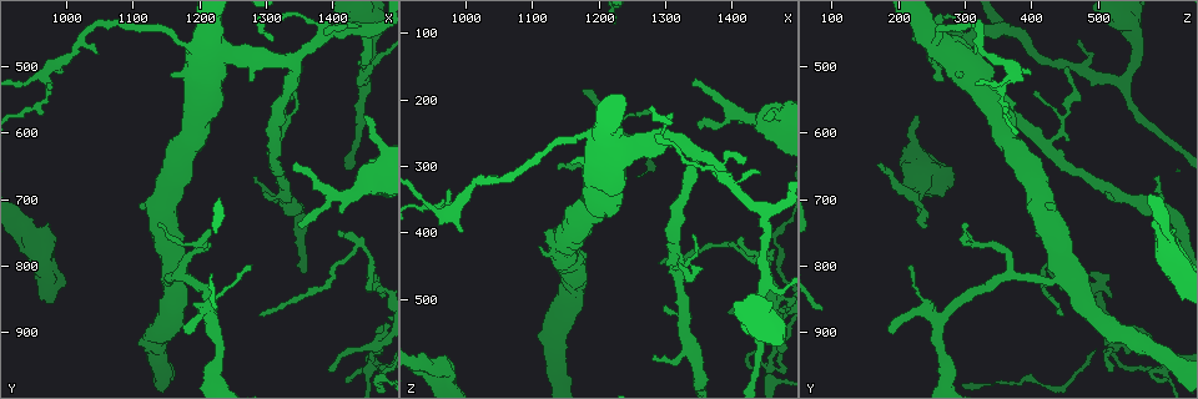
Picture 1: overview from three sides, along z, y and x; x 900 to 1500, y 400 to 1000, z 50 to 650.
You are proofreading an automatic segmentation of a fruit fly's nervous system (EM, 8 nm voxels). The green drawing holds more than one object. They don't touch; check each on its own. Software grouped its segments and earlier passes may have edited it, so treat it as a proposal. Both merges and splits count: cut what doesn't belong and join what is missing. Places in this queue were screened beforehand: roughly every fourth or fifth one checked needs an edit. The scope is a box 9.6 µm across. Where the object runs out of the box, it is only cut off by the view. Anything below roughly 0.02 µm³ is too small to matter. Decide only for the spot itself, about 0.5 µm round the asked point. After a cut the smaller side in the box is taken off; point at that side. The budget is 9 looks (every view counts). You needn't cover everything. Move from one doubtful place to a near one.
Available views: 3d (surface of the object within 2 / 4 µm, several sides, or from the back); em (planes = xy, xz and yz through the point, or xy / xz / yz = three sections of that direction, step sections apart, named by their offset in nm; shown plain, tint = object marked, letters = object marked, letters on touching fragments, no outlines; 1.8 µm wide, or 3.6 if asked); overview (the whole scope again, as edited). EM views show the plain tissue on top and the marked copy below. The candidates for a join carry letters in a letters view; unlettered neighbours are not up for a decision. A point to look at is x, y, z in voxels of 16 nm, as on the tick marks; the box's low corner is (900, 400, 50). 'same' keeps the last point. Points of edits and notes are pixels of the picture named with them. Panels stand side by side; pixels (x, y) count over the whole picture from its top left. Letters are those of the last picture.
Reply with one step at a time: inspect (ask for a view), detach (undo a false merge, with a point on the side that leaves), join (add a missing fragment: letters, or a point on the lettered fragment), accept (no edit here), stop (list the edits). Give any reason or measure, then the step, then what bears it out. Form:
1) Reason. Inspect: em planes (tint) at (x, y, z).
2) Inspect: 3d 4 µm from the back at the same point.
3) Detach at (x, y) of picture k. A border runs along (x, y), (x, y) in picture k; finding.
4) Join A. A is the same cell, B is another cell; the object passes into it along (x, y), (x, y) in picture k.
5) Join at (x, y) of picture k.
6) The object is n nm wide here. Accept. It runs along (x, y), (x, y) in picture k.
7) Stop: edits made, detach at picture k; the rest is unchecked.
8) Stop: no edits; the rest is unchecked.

An open end. Inspect: em xz step 4 (letters) at (1445, 575, 230).

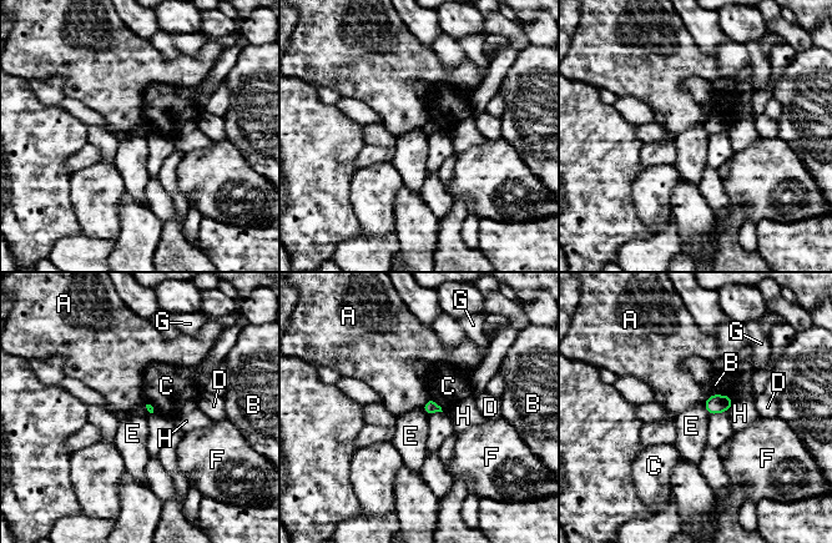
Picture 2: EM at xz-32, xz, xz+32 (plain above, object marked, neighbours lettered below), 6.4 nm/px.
Cut it another way. Inspect: em planes (letters) at the same point.

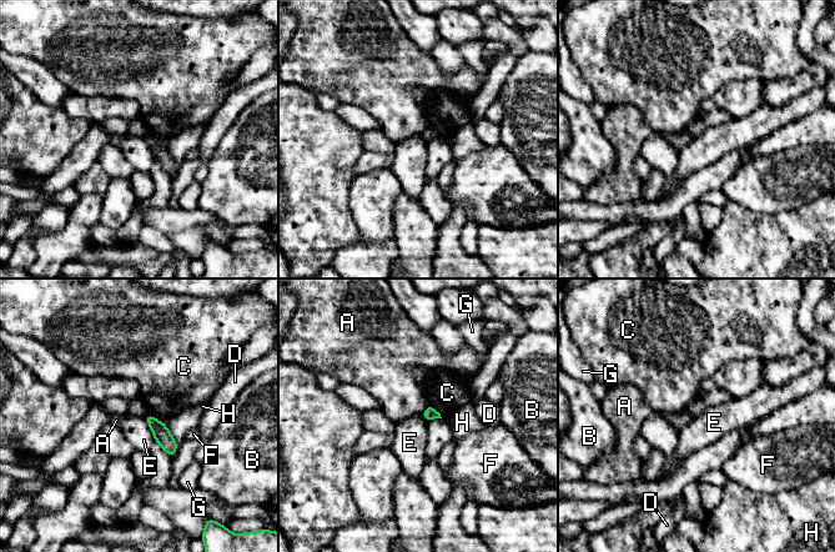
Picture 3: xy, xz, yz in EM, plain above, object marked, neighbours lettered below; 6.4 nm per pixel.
The longest contact is with H, 180 nm. Accept. A, B, C, D, E, F, G and H are other cells; none of them fits.

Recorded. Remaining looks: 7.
Branch stops here. Inspect: em xy step 8 (letters) at (1340, 655, 175).

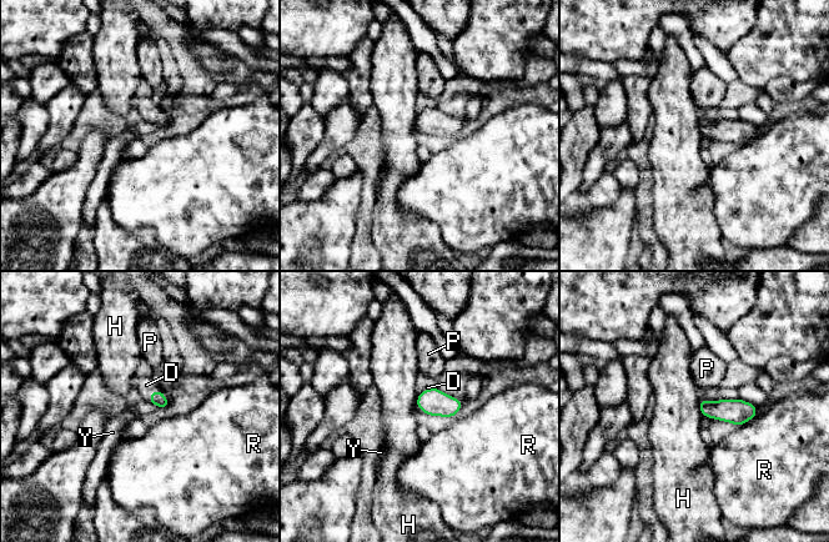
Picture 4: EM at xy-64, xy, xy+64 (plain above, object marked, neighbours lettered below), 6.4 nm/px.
Inspect: em yz step 4 (letters) at the same point.

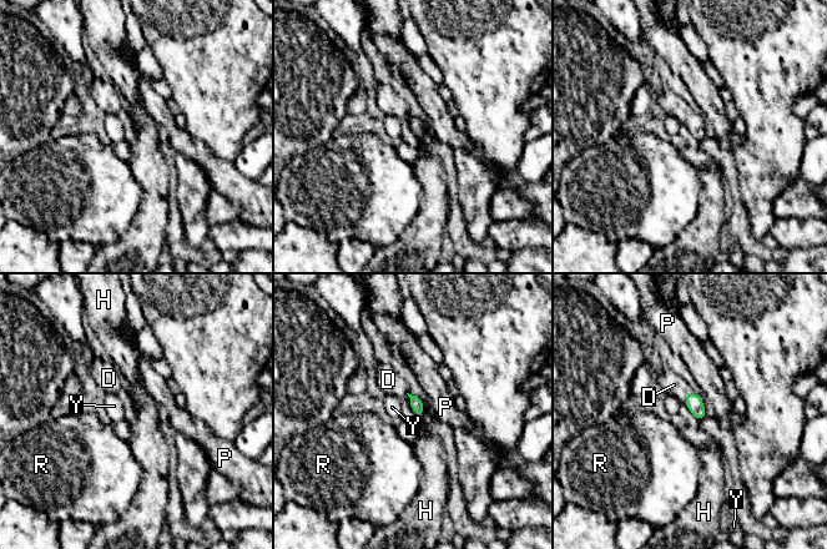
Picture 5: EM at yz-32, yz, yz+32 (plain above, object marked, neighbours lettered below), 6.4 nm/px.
The longest contact is with H, 140 nm. Join D. D is the same cell, H, P, R and Y are other cells; the neuron continues.

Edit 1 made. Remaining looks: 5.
Free end. Inspect: 3d 2 µm at (1295, 690, 510).

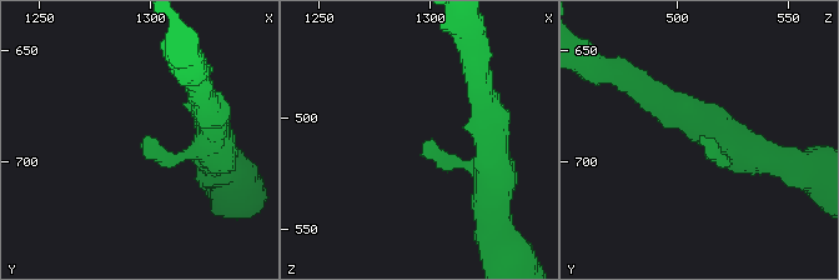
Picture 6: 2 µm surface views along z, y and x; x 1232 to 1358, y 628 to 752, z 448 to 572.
Shape alone is not enough. Inspect: em planes (letters) at (1298, 689, 510).

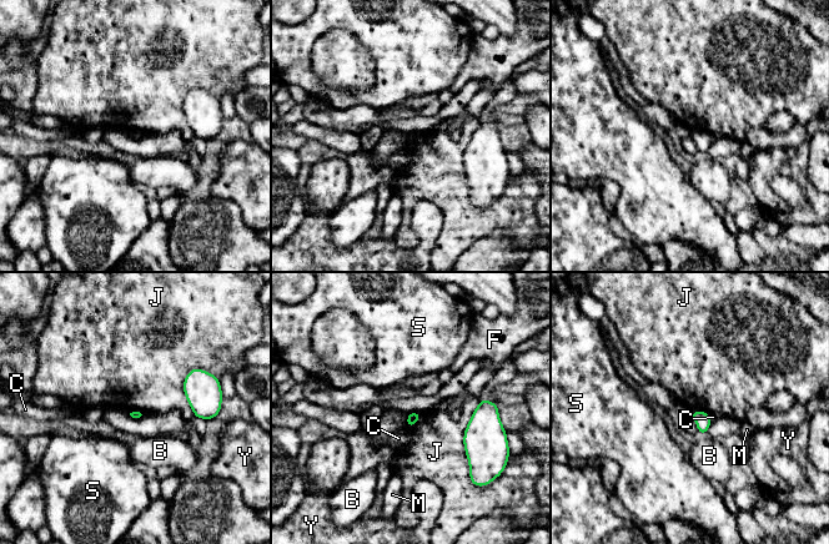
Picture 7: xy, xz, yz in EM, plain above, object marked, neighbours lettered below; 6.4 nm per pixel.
The longest contact is with J, 440 nm. Accept. B, C, F, J, M, S and Y are other cells; no lettered fragment goes on from it.

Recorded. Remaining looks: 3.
Three-way junction. Inspect: em planes (letters) at (1450, 520, 535).

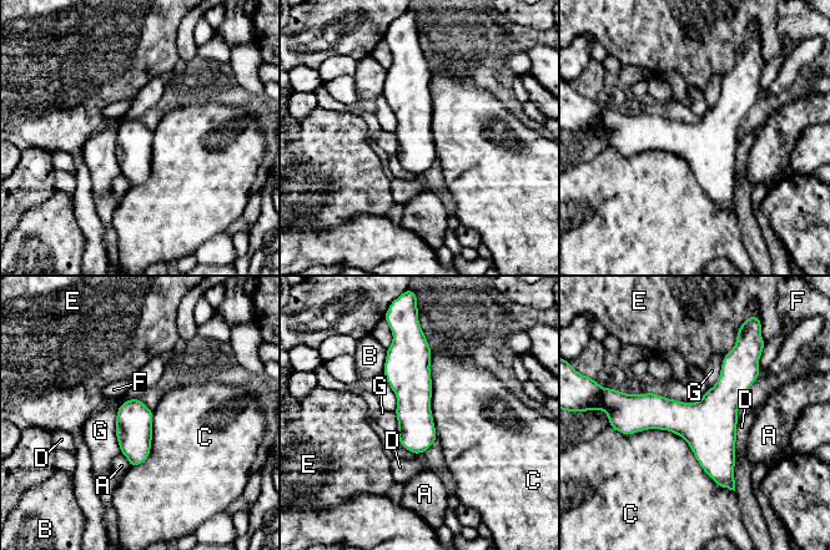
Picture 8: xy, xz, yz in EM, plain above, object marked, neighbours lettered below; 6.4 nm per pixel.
The longest contact is with C, 900 nm. Accept. A, B, C, D, E, F and G are other cells; a border runs along (613, 427), (674, 432), (734, 492) in picture 8; one neuron here.

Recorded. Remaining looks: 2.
Stop: edits made, join at picture 5; the rest is unchecked.

